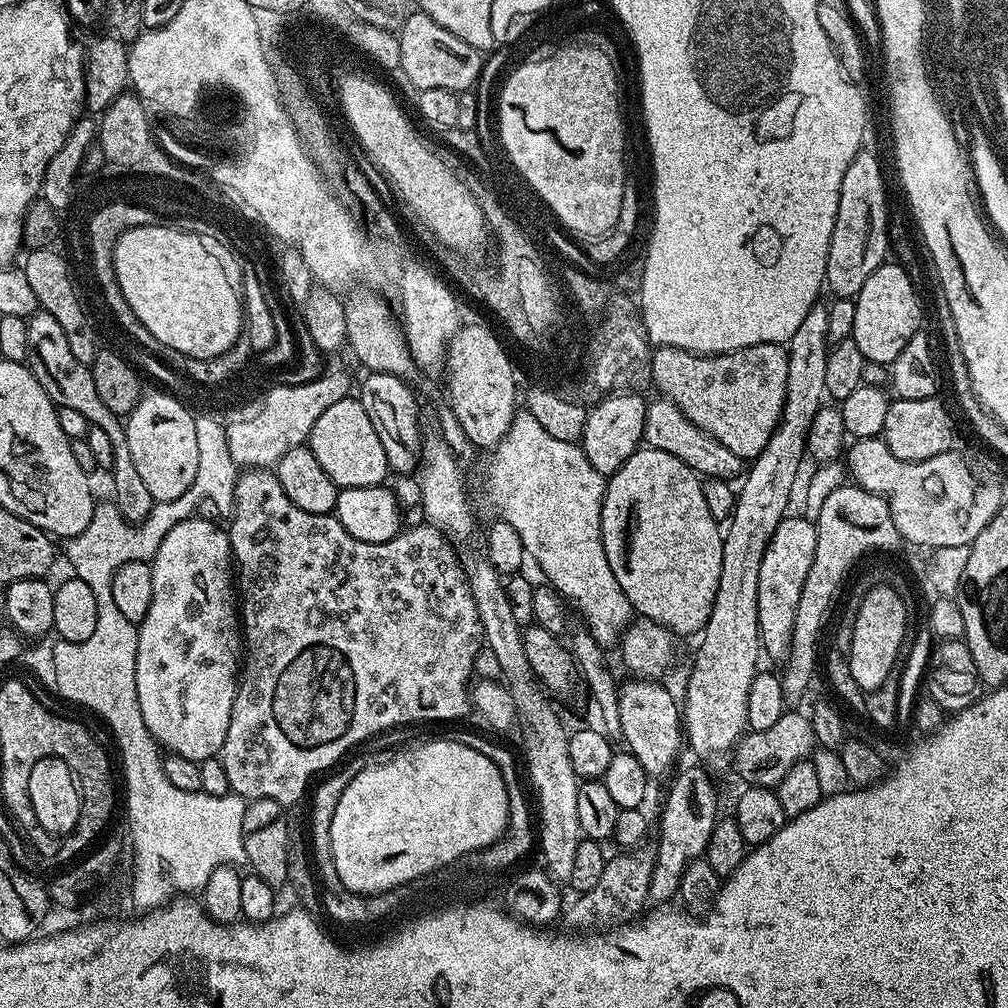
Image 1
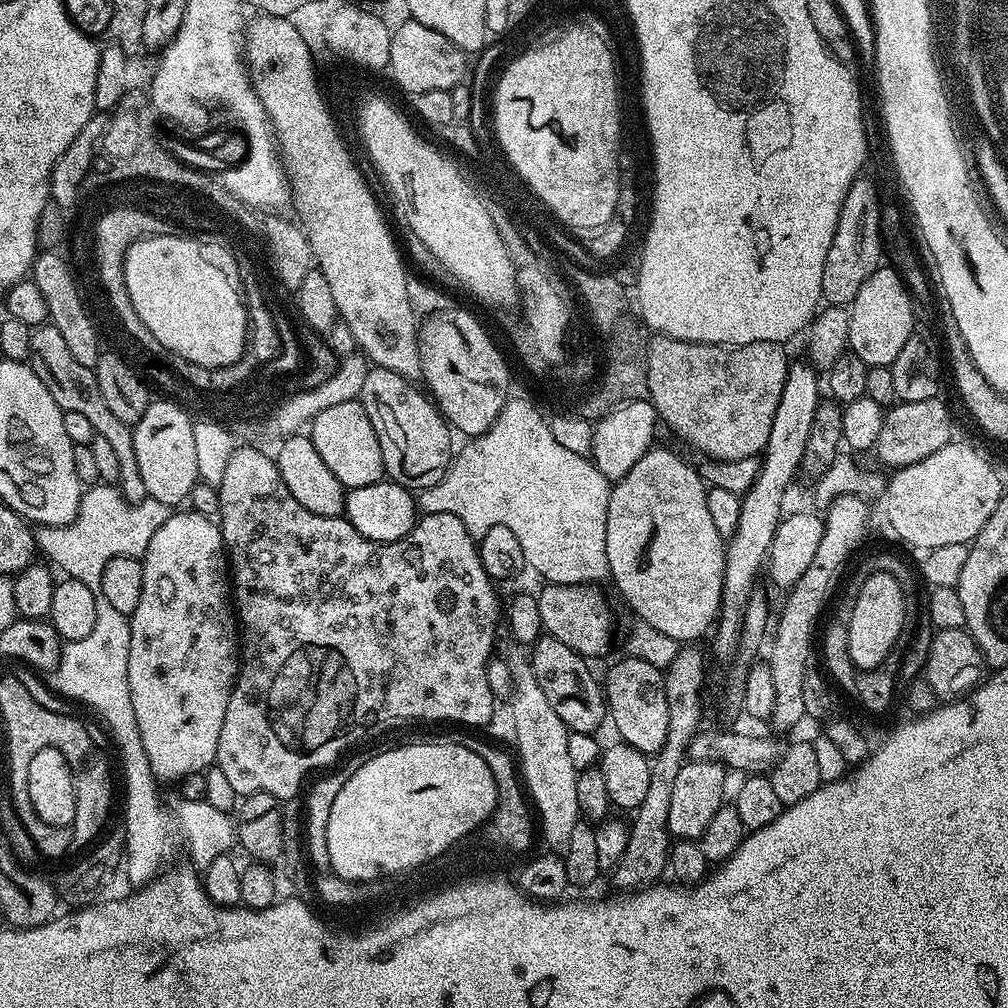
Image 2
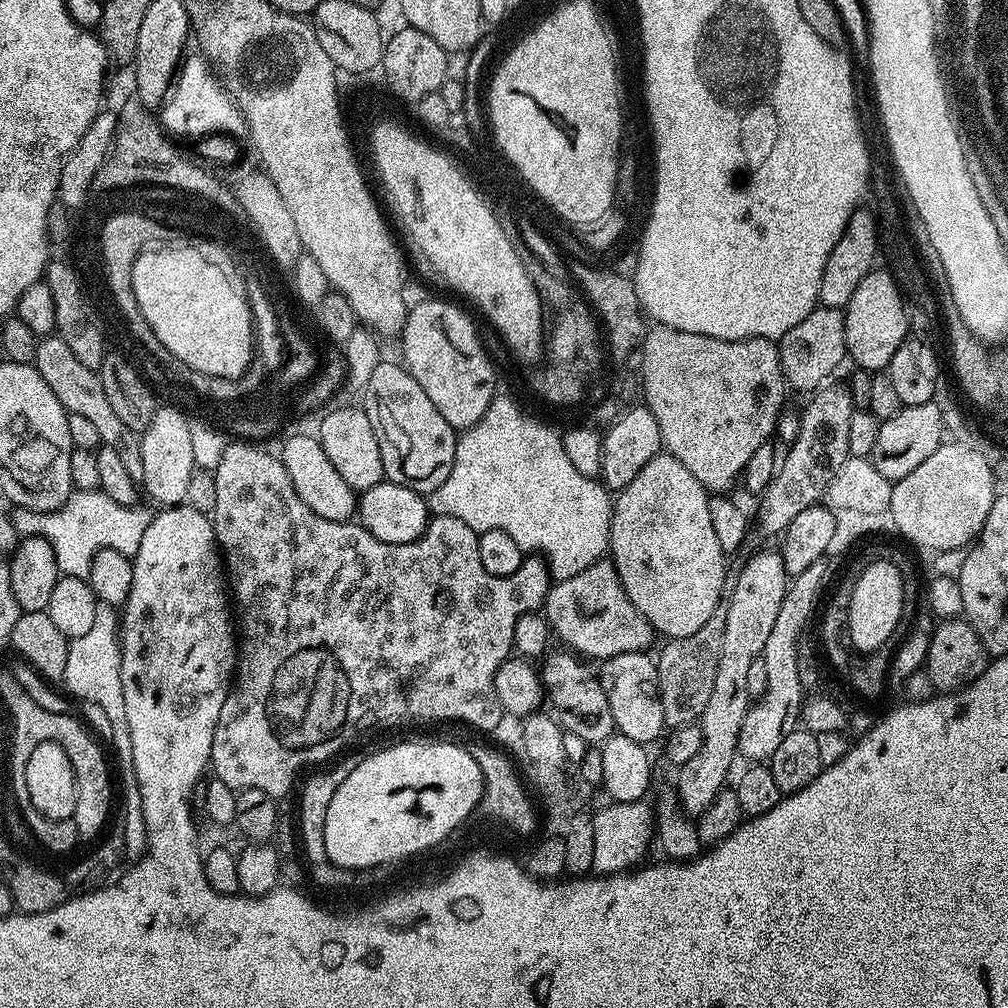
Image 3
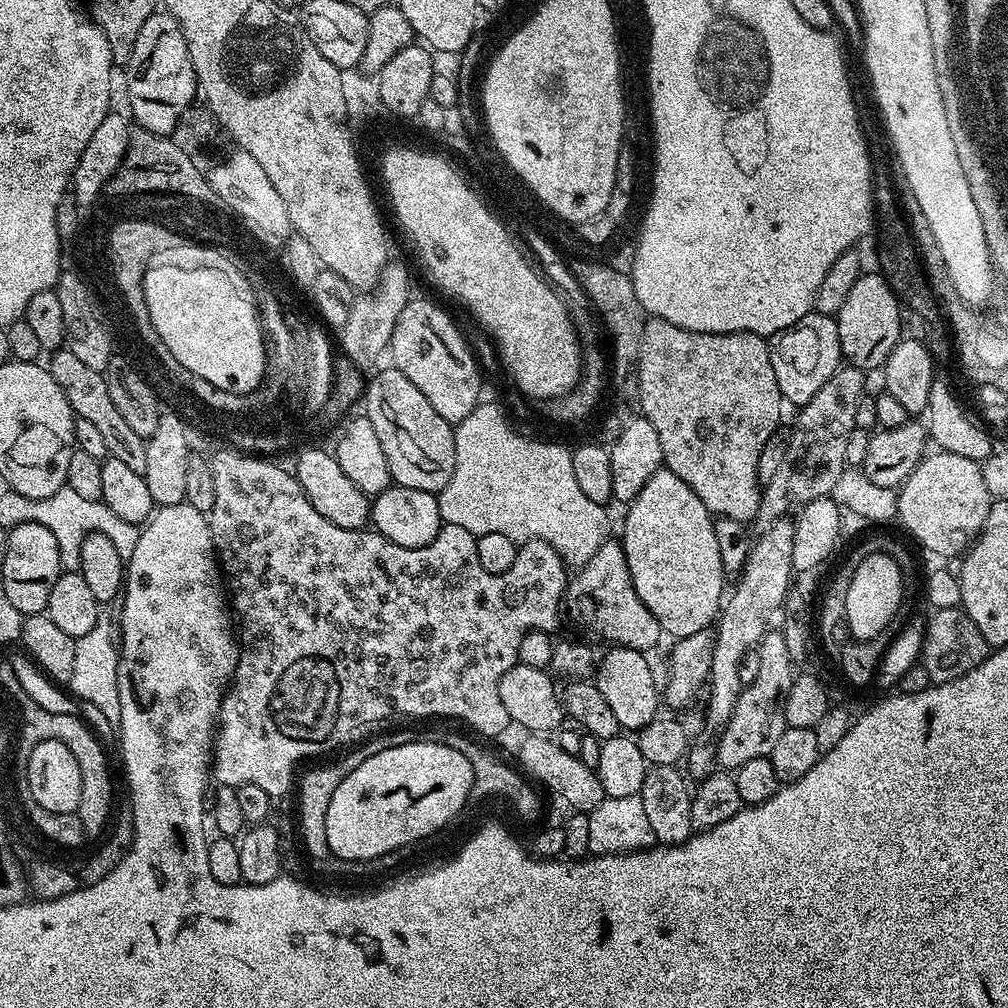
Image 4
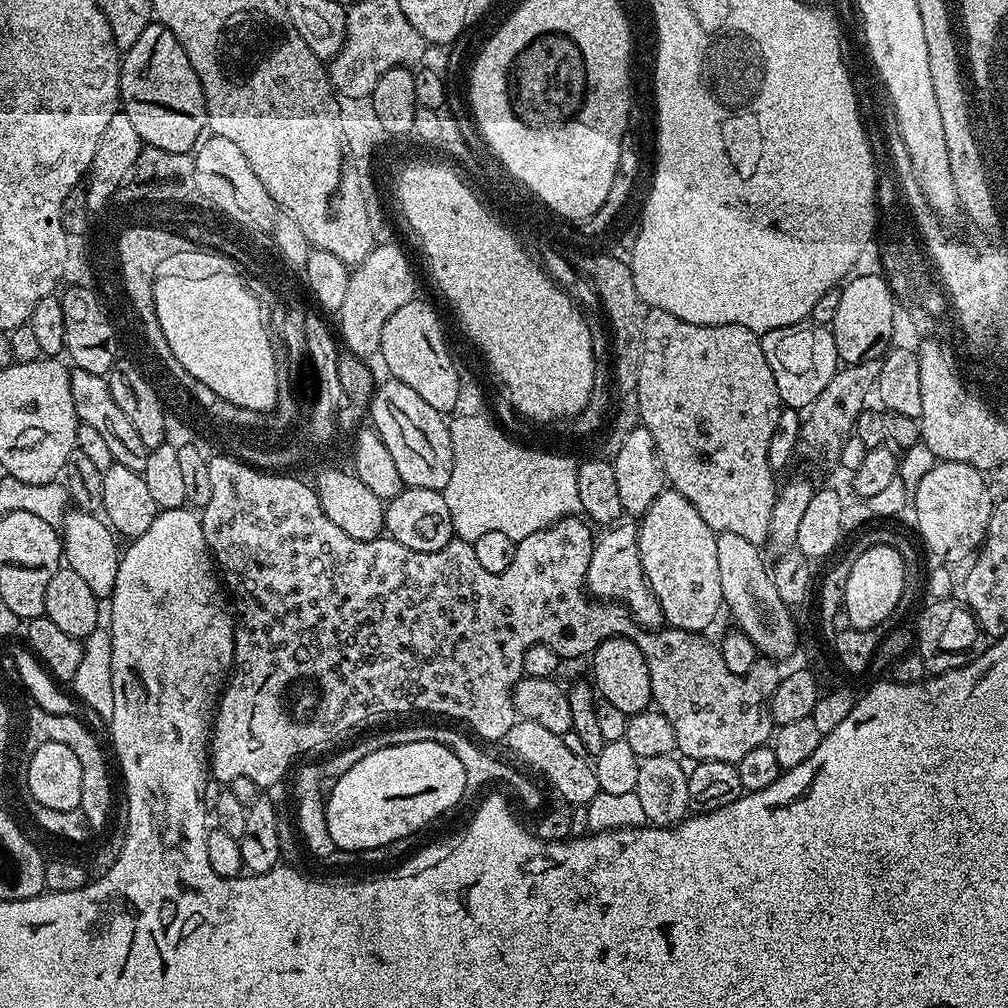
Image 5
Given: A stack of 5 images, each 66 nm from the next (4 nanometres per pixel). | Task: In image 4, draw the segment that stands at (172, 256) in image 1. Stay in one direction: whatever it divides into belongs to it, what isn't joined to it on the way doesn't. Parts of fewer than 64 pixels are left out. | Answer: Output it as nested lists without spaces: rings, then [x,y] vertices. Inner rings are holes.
[[[160,268],[144,277],[144,297],[158,338],[187,375],[206,378],[206,382],[218,390],[243,394],[254,391],[263,382],[266,341],[258,308],[248,308],[248,304],[232,292],[232,284],[228,284],[220,272],[180,272],[180,268]]]

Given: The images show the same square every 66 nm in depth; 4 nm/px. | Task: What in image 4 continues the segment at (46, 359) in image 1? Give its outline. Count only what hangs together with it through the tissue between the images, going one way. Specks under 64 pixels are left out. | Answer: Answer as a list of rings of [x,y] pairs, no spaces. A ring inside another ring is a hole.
[[[66,346],[51,353],[50,362],[46,367],[49,374],[62,386],[66,394],[66,402],[70,402],[73,416],[92,423],[95,428],[102,433],[102,438],[106,441],[106,450],[109,456],[118,458],[118,462],[126,462],[130,470],[144,473],[146,470],[146,450],[148,445],[134,430],[130,430],[130,425],[126,423],[118,406],[114,406],[114,401],[110,398],[110,390],[106,386],[106,378],[103,372],[90,370],[90,366],[85,366],[77,356]]]

